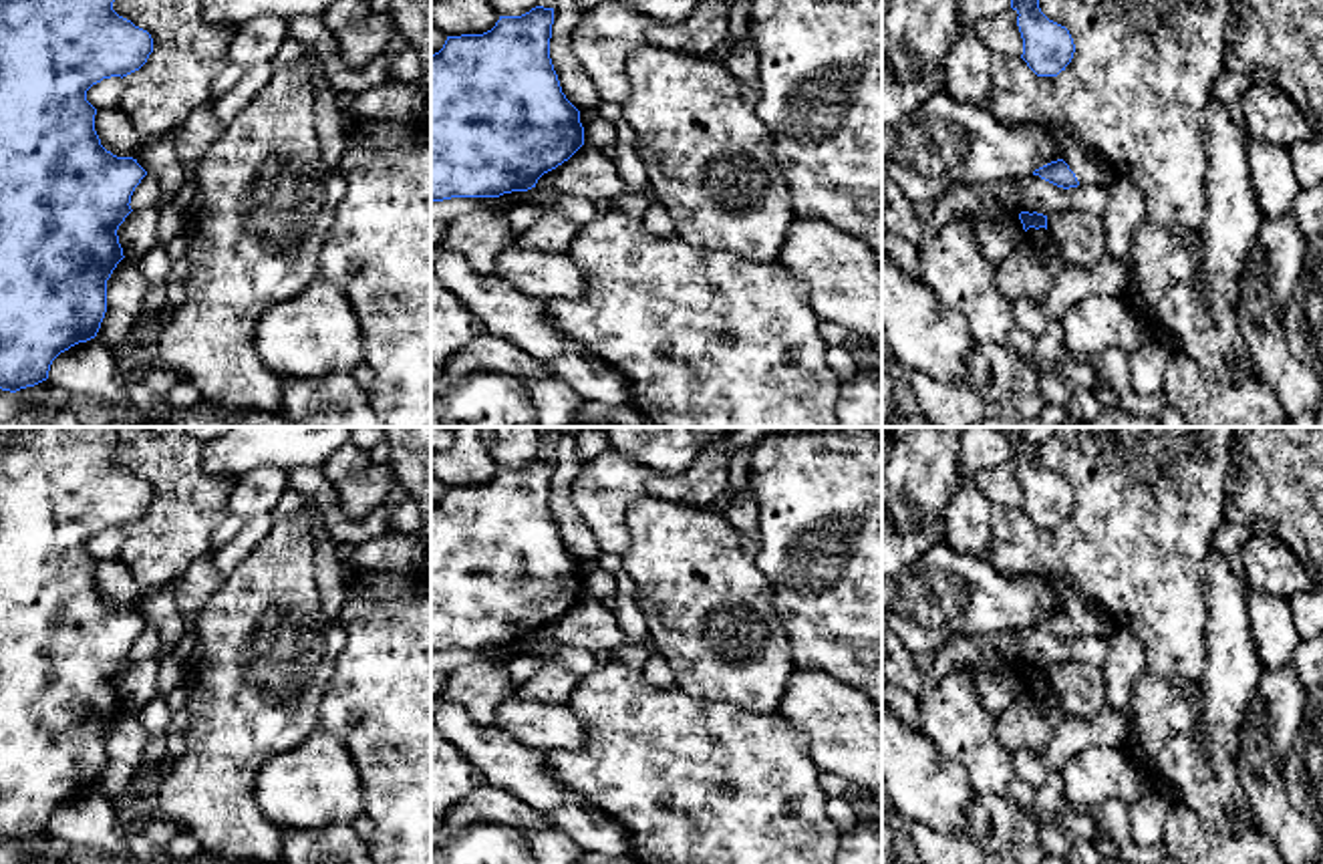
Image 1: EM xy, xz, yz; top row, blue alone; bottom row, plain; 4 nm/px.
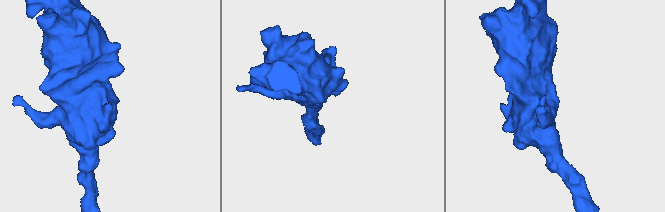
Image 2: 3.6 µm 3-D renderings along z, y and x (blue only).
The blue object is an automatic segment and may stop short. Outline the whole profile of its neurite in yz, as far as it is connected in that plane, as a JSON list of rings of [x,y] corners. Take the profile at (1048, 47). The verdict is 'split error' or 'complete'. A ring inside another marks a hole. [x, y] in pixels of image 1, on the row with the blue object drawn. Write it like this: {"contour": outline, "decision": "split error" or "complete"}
{"contour": [[[1011,0],[1019,14],[1017,26],[1023,38],[1021,58],[1037,77],[1057,77],[1071,62],[1075,44],[1069,30],[1049,20],[1039,0]]], "decision": "complete"}

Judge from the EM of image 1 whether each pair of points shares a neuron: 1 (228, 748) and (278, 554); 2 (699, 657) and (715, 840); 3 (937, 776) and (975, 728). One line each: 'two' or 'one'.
1: one
2: two
3: two

